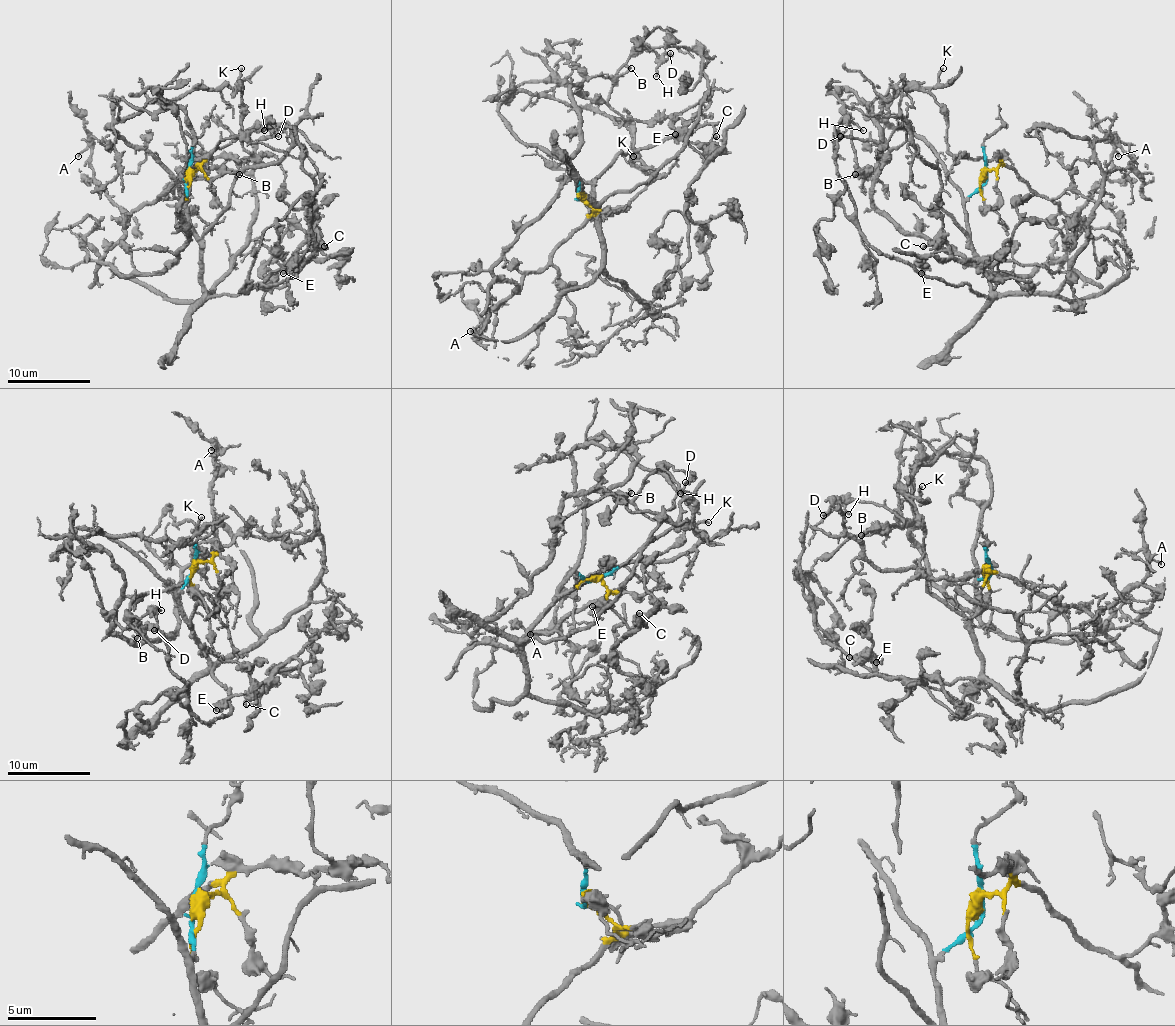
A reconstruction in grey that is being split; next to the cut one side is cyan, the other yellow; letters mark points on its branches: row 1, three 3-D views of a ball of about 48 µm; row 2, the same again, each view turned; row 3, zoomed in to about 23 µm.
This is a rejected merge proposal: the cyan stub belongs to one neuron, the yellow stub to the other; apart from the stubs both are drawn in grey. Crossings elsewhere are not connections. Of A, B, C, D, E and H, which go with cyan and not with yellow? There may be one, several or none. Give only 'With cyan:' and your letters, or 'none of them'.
With cyan: C, E

